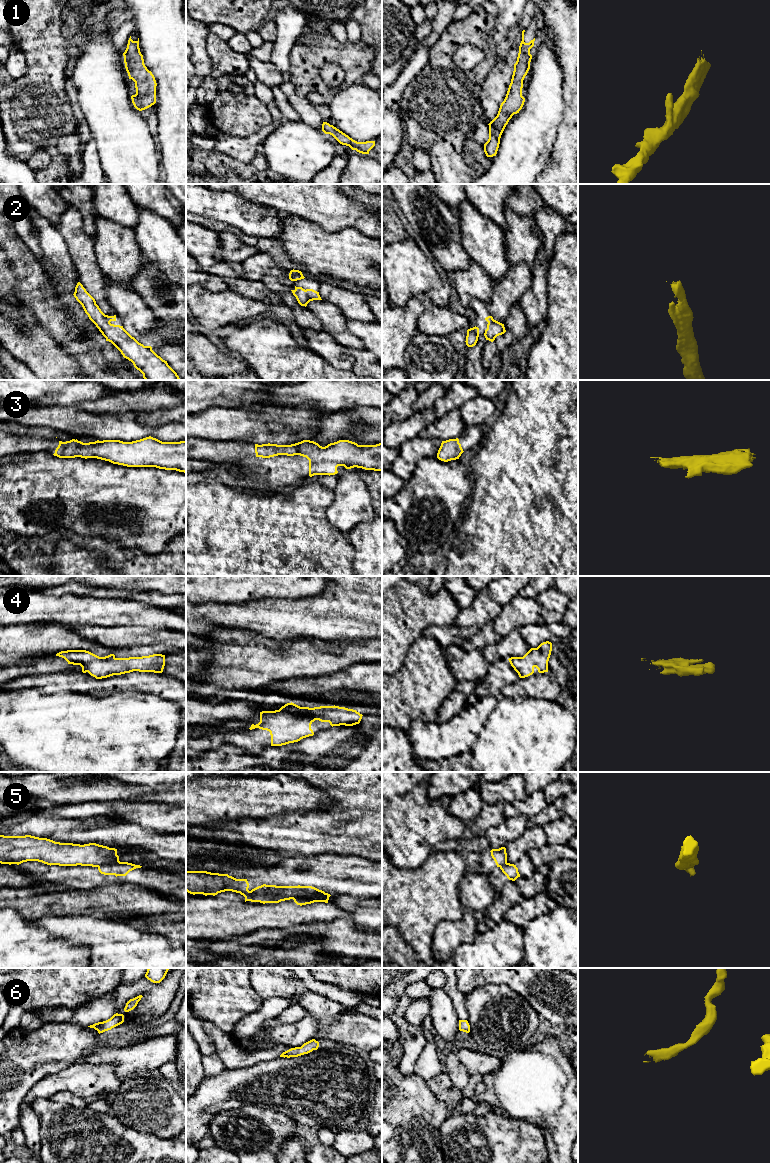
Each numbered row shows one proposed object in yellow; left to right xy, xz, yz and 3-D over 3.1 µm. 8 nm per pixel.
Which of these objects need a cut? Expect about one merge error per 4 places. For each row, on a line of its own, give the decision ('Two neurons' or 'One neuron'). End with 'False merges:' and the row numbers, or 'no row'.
1: One neuron
2: One neuron
3: One neuron
4: One neuron
5: Two neurons
6: One neuron
False merges: 5

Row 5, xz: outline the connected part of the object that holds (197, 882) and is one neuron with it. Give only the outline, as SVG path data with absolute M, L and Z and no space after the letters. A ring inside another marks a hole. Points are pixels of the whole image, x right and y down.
M186 871L186 891L190 894L217 895L225 891L240 893L246 901L279 903L298 896L313 894L319 889L312 886L276 886L263 884L251 891L247 879L236 879L228 874L207 871Z

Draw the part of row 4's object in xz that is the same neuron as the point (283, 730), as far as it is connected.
M287 703L279 710L260 712L260 722L252 724L250 730L259 728L271 735L271 746L282 746L313 736L311 724L315 720L329 722L333 726L359 724L362 714L339 706L300 707Z

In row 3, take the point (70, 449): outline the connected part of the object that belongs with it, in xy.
M151 436L132 442L59 441L53 455L59 458L97 458L127 467L156 467L186 473L186 441L162 442Z

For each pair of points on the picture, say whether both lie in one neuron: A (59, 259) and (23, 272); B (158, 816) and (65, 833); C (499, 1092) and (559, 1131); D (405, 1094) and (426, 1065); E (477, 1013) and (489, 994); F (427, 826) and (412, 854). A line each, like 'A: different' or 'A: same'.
A: different
B: different
C: same
D: different
E: same
F: same

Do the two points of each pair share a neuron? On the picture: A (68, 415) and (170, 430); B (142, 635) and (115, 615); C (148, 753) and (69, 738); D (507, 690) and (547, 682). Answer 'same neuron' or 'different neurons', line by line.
A: same neuron
B: different neurons
C: same neuron
D: same neuron

